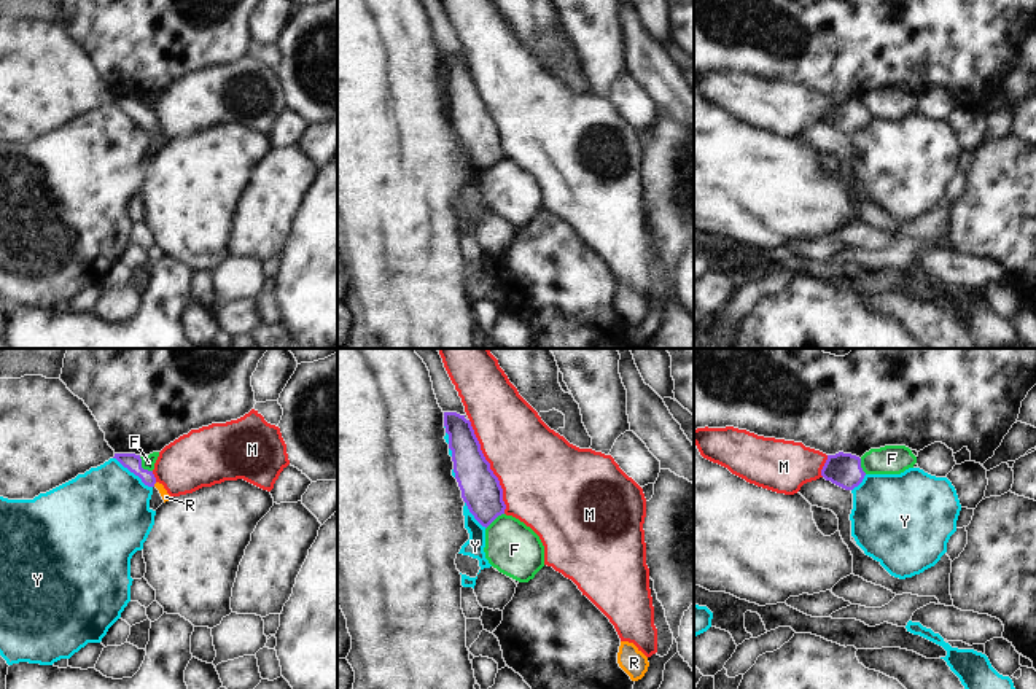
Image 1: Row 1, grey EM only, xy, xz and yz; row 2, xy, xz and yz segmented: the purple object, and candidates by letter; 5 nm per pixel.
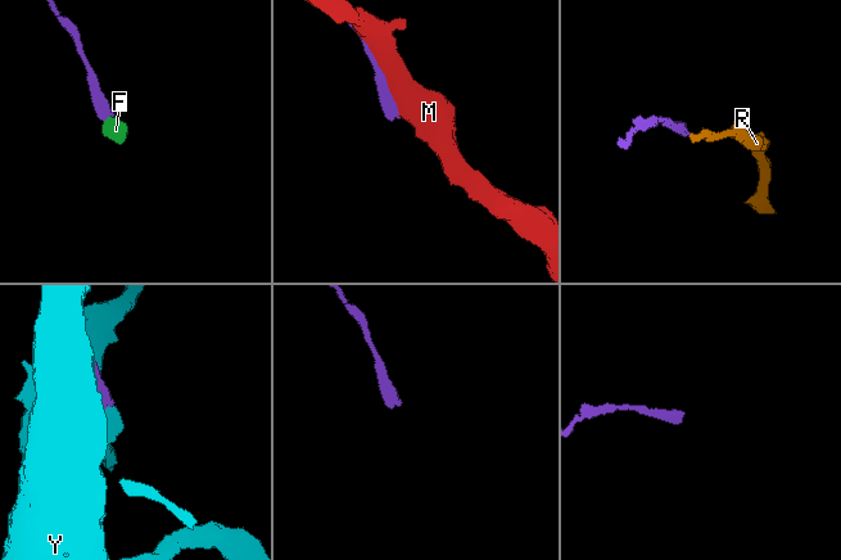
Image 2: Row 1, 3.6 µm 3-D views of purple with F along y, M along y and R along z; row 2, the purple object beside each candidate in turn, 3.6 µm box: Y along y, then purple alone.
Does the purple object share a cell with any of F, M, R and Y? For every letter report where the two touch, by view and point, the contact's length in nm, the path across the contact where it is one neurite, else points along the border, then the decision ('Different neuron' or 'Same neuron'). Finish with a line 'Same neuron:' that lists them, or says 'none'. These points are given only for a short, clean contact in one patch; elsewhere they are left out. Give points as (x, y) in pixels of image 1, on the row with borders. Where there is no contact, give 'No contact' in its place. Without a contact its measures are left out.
F: Touches purple at xy (140, 467). Shared border 100 nm. Boundary: xy (139, 457), (140, 465), (151, 471). Different neuron
M: Touches purple at xz (489, 467). Shared border 500 nm. Different neuron
R: Touches purple at xy (155, 482). Shared border 30 nm. Path across: xy (132, 462), (155, 482), (166, 497). Same neuron
Y: Touches purple at xy (132, 471). Shared border 260 nm. Different neuron
Same neuron: R.

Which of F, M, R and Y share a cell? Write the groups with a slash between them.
F / M / R / Y

